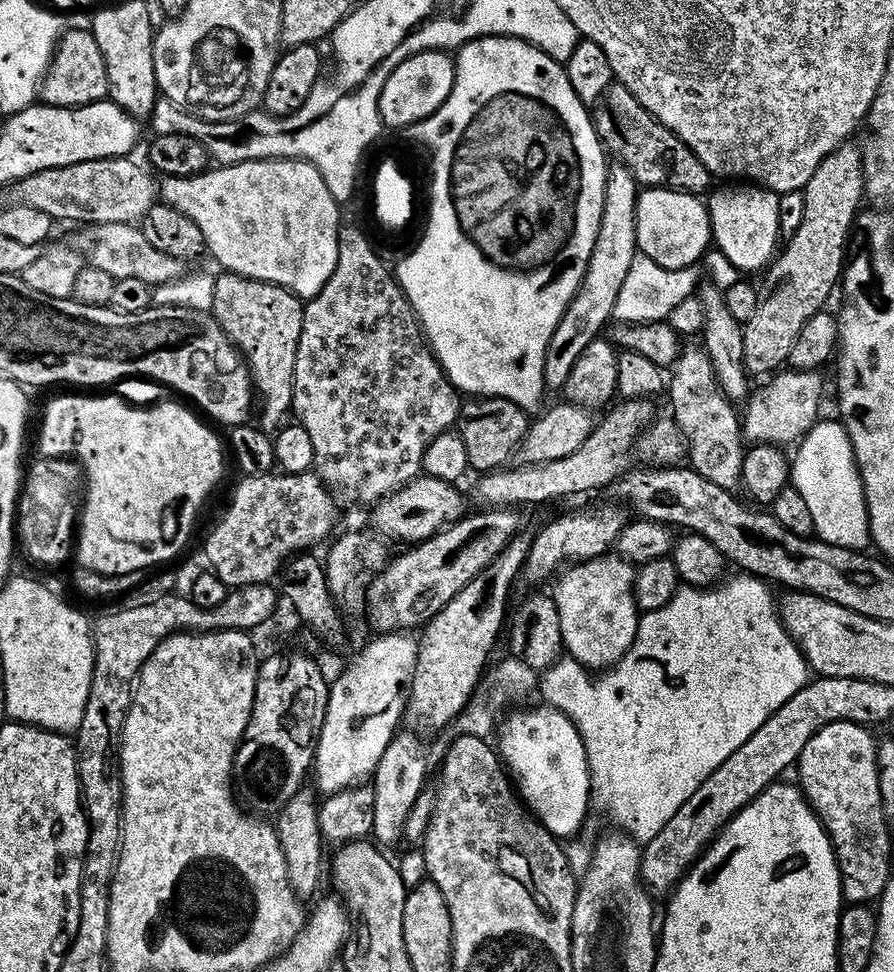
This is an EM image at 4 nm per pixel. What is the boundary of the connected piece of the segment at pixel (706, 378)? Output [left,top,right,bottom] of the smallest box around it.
[670,347,746,490]

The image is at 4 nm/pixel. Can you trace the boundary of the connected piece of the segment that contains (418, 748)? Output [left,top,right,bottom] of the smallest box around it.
[372,730,427,849]

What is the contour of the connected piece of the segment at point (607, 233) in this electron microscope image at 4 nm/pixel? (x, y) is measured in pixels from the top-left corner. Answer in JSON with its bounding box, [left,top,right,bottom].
[544,166,641,390]

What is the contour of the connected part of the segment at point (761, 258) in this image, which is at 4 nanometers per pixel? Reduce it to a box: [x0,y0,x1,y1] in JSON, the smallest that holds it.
[706,182,781,272]

